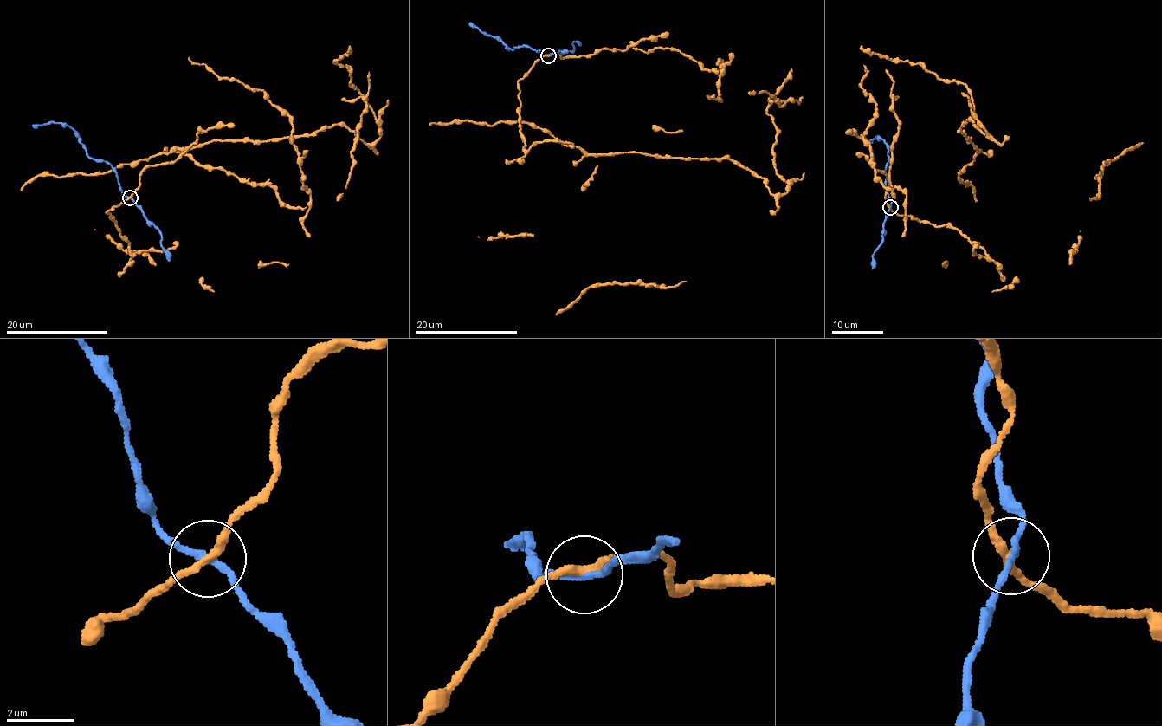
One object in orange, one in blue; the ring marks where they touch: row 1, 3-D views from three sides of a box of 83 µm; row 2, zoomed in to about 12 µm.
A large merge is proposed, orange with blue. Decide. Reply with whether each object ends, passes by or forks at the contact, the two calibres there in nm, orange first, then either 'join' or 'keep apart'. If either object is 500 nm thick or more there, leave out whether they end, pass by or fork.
orange passes by; blue passes by; calibres 240 and 170 nm; join

